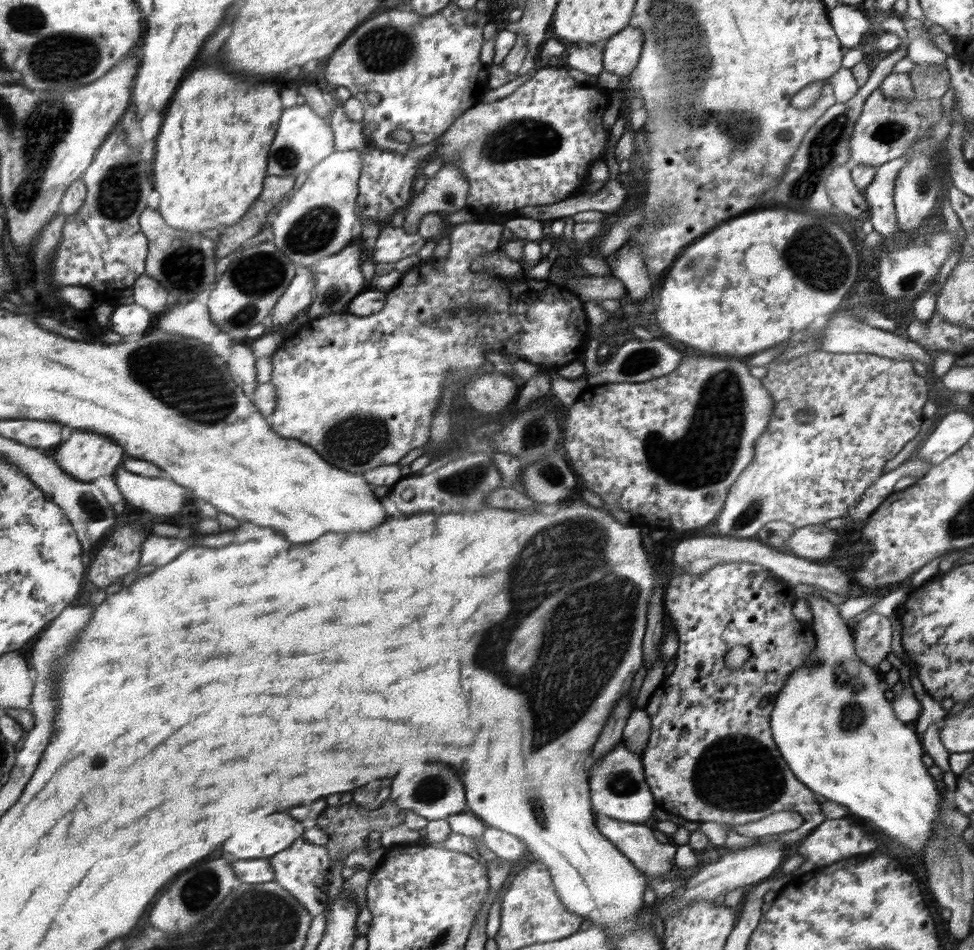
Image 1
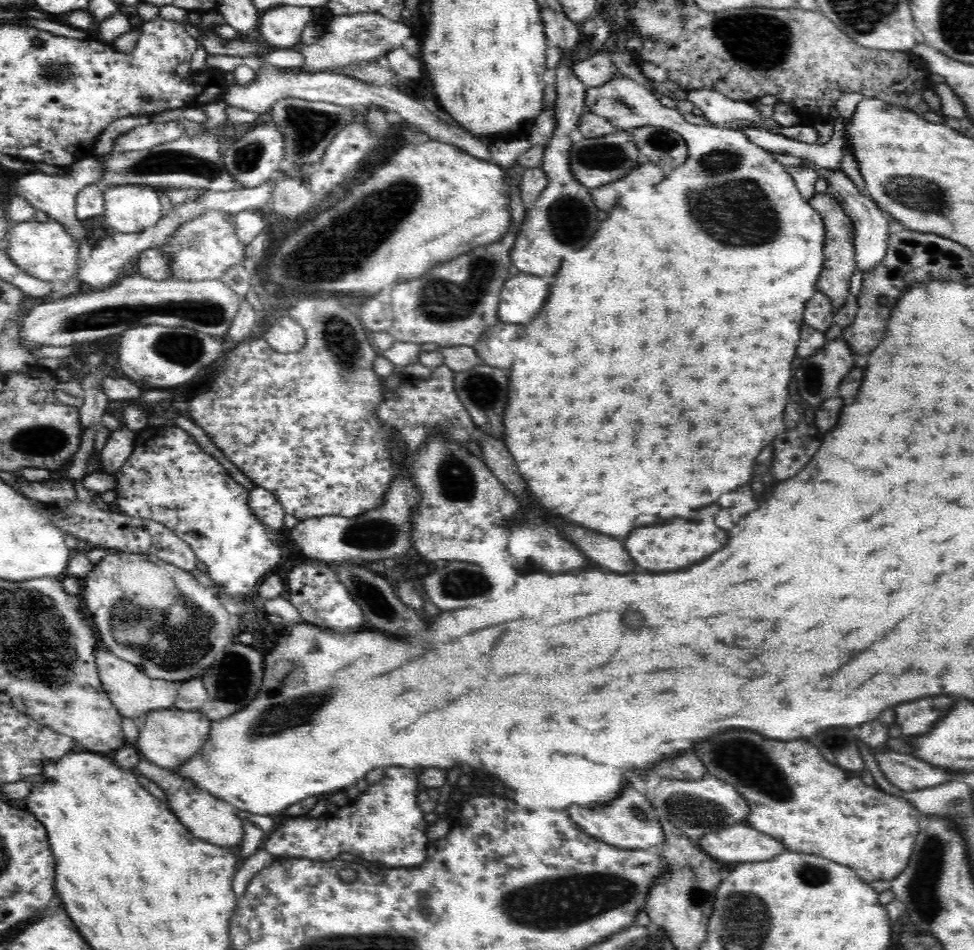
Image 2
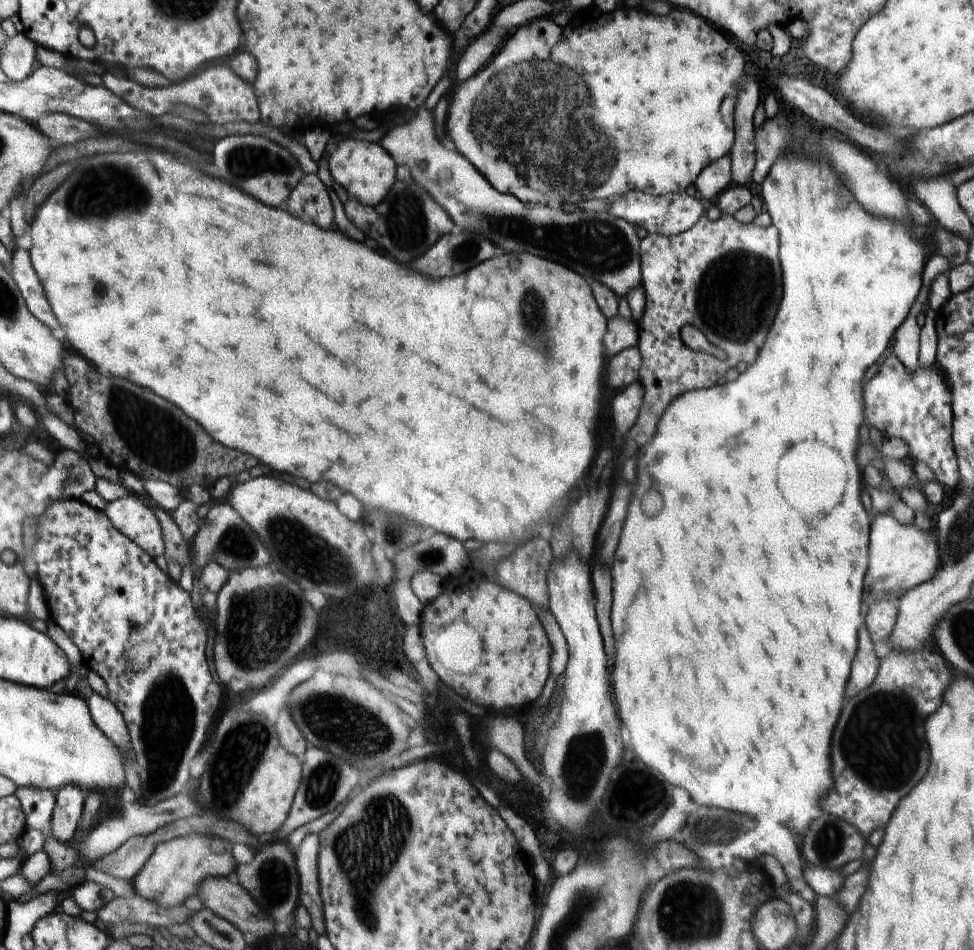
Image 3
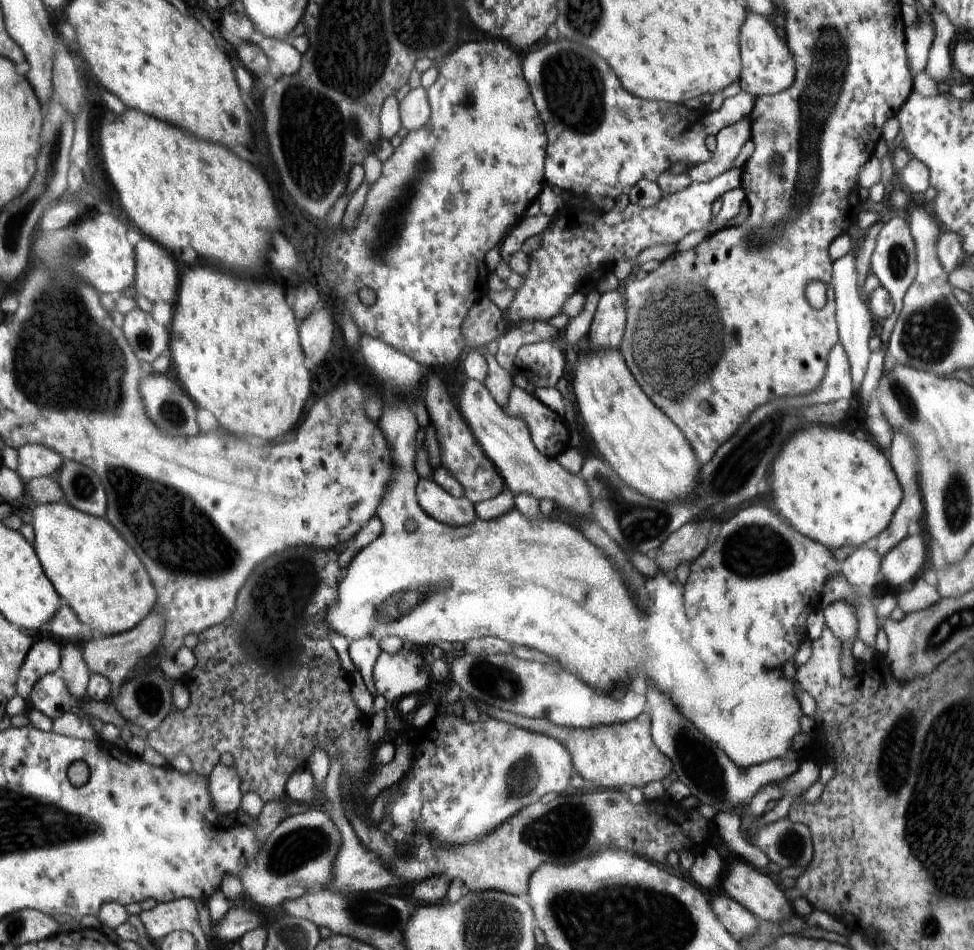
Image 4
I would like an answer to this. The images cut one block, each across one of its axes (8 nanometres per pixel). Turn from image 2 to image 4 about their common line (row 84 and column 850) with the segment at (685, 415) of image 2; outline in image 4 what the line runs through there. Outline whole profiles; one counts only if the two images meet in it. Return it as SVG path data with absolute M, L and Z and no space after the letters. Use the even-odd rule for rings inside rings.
M835 600L824 609L825 625L841 643L857 639L857 608L848 601Z

